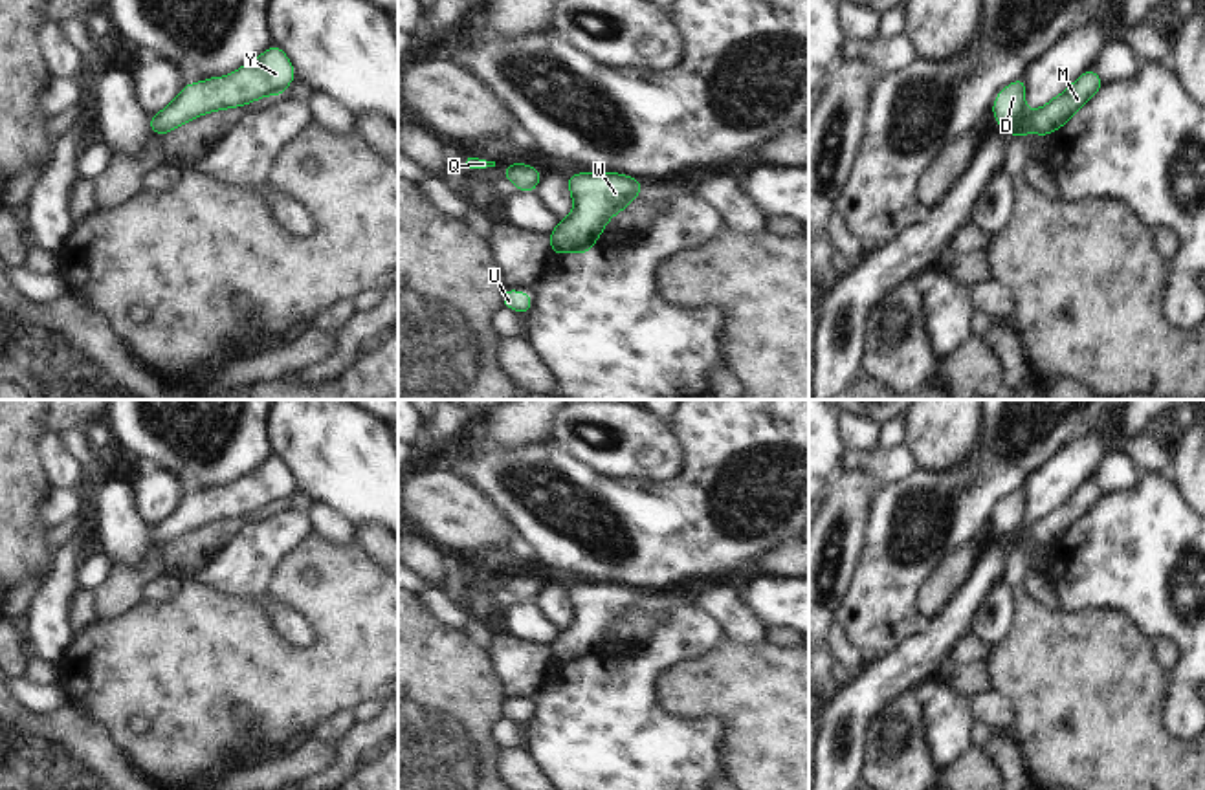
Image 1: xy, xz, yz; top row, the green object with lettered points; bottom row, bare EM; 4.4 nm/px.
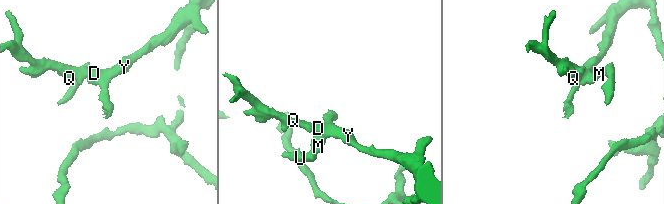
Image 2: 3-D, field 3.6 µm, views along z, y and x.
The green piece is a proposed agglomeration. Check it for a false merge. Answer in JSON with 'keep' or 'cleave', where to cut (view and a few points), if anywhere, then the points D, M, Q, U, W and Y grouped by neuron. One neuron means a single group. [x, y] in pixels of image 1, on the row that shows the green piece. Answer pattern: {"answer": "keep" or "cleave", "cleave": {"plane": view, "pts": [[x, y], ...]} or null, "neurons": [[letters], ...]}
{"answer": "keep", "cleave": null, "neurons": [["D", "M", "Q", "U", "W", "Y"]]}

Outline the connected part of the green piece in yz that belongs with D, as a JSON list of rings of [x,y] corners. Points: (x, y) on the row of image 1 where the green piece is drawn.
[[[1086,70],[1060,95],[1038,110],[1025,106],[1025,77],[1007,84],[992,103],[996,125],[1018,139],[1029,132],[1049,136],[1066,123],[1104,86],[1095,70]]]

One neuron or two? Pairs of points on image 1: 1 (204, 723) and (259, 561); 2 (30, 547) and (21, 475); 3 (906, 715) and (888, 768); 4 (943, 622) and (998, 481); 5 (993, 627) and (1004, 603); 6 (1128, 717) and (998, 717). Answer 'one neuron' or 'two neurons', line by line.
1: two neurons
2: one neuron
3: one neuron
4: two neurons
5: one neuron
6: two neurons

